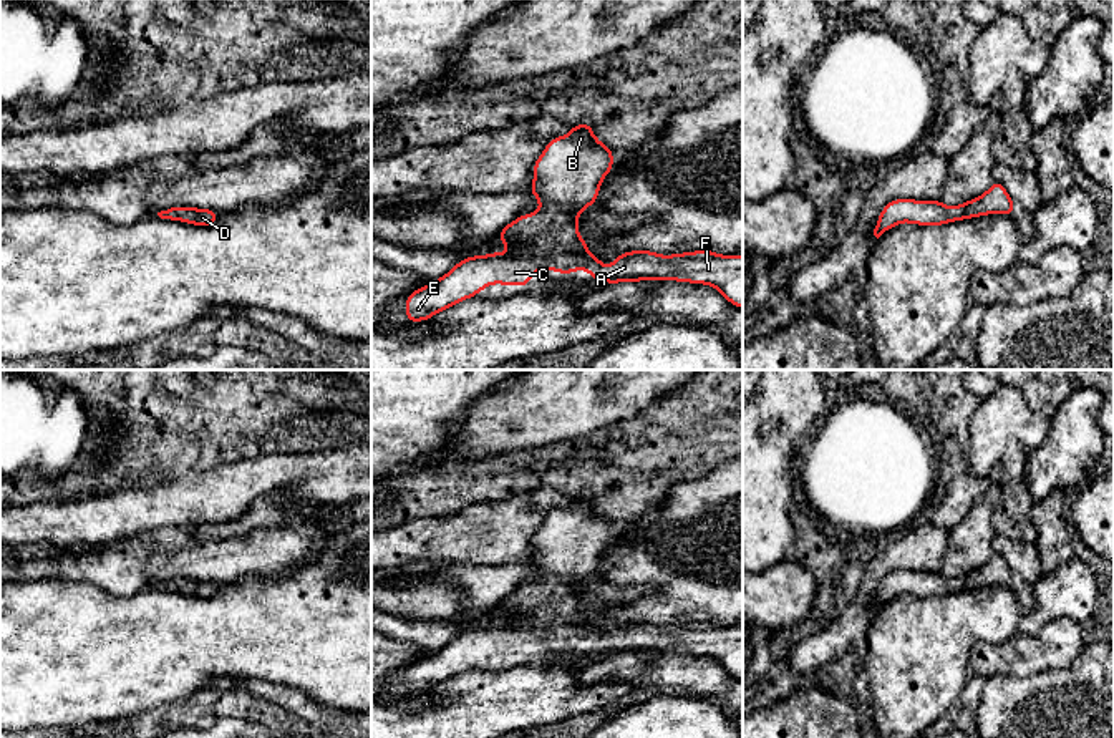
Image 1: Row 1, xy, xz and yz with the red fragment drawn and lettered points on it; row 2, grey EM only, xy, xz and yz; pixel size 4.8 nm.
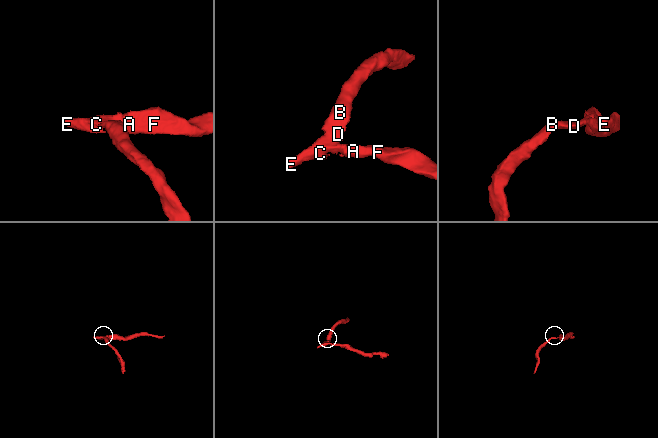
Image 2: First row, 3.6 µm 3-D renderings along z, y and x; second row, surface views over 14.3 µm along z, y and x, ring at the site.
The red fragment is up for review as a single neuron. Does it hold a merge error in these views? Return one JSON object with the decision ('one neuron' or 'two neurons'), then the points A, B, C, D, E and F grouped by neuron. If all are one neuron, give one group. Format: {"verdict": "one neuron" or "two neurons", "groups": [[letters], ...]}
{"verdict": "one neuron", "groups": [["A", "B", "C", "D", "E", "F"]]}

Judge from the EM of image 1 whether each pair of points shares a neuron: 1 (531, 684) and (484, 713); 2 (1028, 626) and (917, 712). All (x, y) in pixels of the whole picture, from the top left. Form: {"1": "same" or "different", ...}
{"1": "same", "2": "different"}

